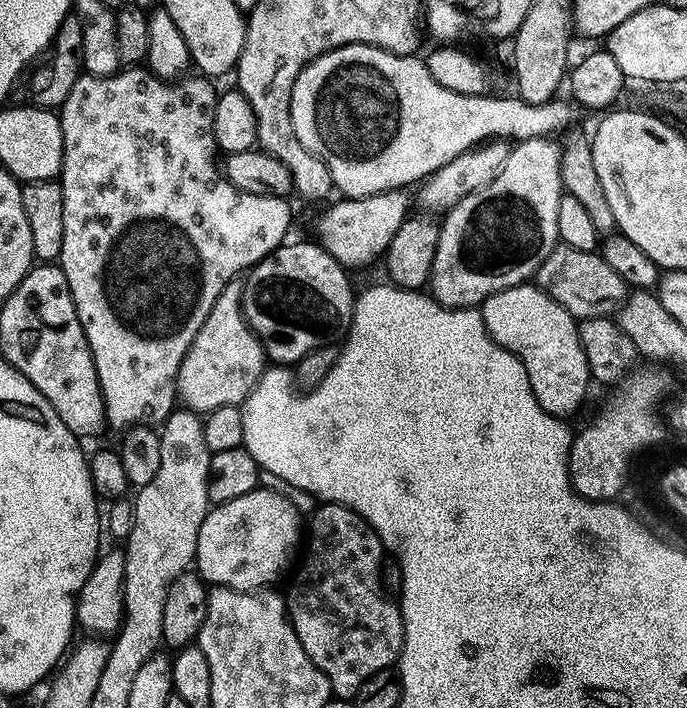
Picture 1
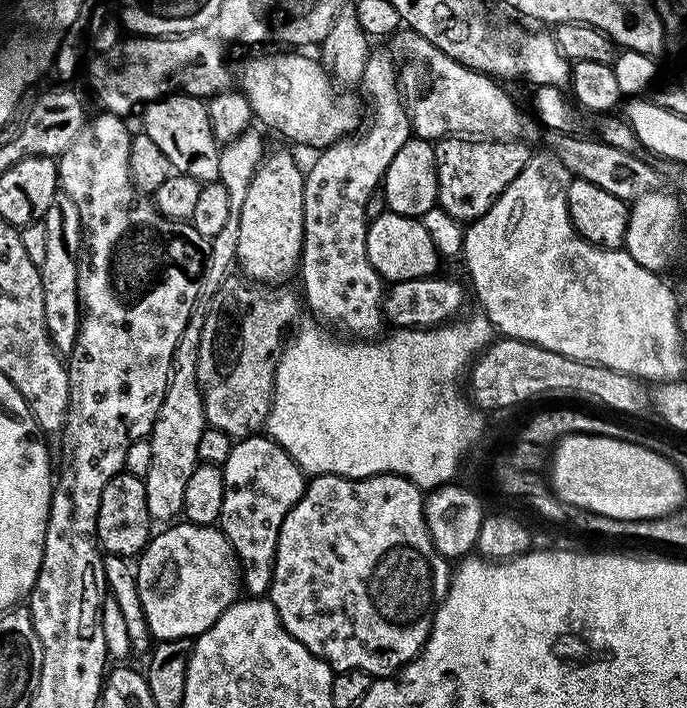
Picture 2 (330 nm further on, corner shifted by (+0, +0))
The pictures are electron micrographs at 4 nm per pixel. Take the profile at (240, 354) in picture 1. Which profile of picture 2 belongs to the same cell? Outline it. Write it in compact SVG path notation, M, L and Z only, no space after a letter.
M269 151L246 186L238 218L236 264L247 279L280 286L297 275L304 245L303 188L305 173L288 152Z

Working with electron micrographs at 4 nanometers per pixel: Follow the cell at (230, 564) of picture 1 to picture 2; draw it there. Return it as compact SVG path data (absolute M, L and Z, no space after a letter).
M176 523L168 526L173 528L168 528L165 532L157 531L134 564L138 598L142 598L142 610L148 619L148 629L157 641L186 640L201 636L210 630L210 626L214 626L214 622L218 622L218 618L231 604L236 603L242 592L236 552L219 527L211 524Z

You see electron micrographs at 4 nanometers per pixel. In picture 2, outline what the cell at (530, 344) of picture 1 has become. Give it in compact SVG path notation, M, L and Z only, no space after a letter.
M387 210L381 212L381 216L371 217L366 234L366 254L376 273L388 282L436 276L440 260L436 257L436 244L424 225L425 221Z

